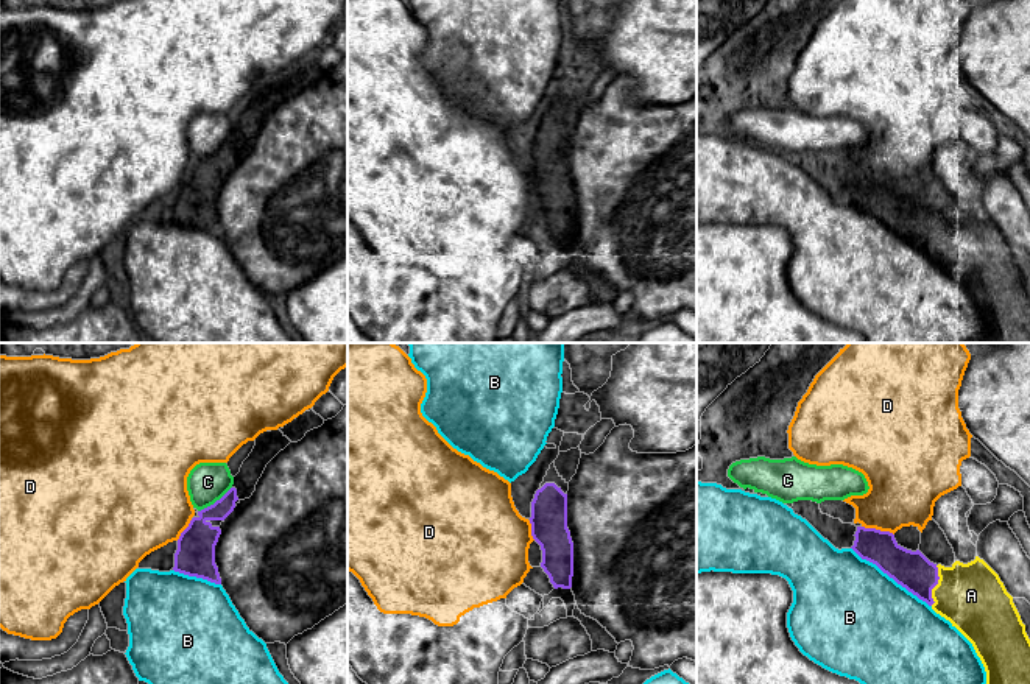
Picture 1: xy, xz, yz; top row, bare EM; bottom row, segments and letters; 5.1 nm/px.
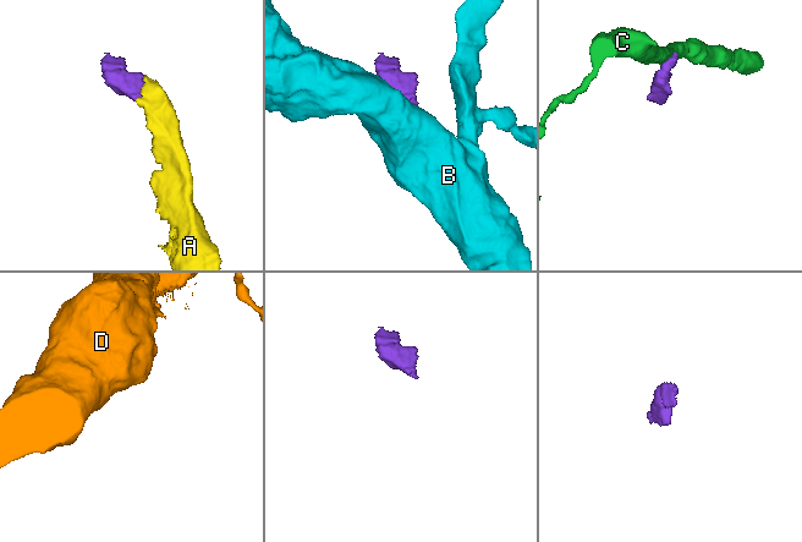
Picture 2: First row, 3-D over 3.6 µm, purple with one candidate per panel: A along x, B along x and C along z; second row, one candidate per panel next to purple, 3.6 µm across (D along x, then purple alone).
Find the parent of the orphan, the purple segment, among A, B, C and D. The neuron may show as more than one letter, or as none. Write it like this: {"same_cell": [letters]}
{"same_cell": ["A"]}

